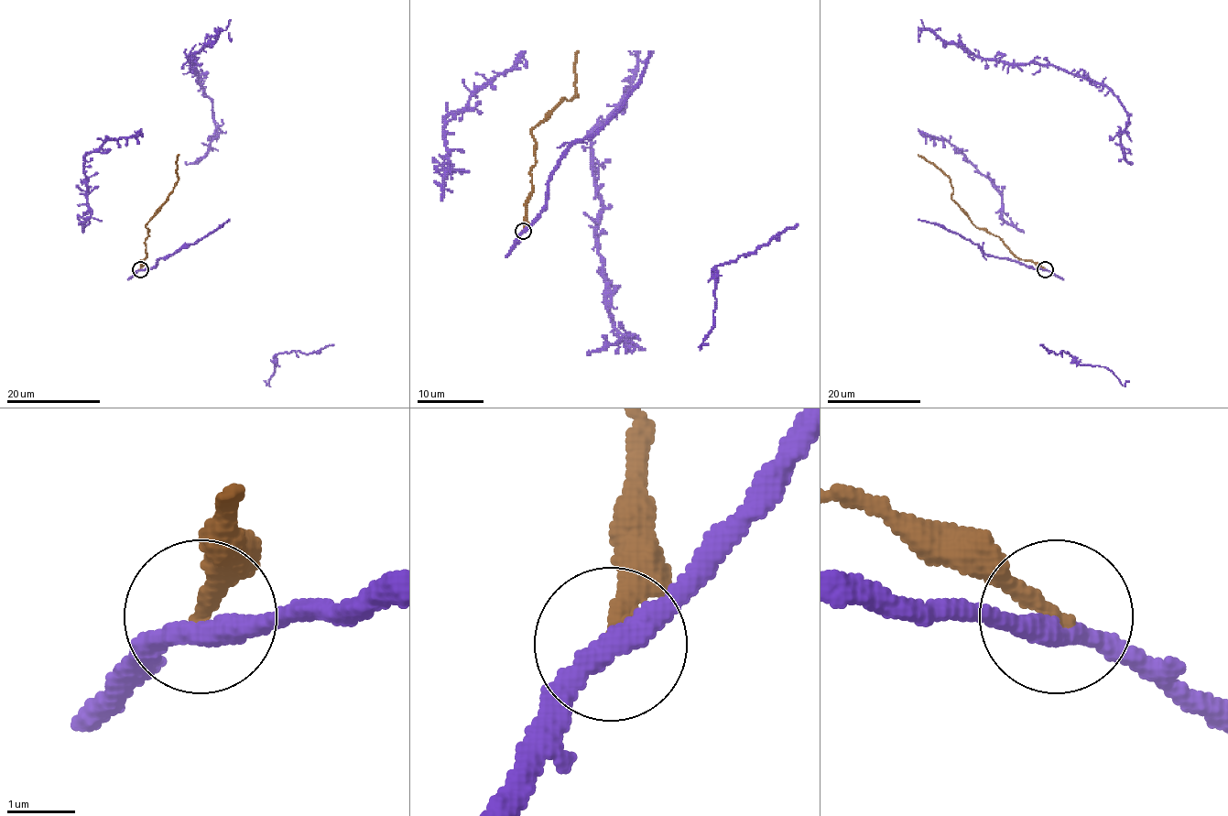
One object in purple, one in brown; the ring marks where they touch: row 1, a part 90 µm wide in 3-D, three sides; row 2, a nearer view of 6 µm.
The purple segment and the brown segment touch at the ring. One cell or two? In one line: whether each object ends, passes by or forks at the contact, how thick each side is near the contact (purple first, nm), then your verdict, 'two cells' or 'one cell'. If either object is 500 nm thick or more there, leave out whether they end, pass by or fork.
purple passes by; brown ends; calibres 360 and 260 nm; two cells

